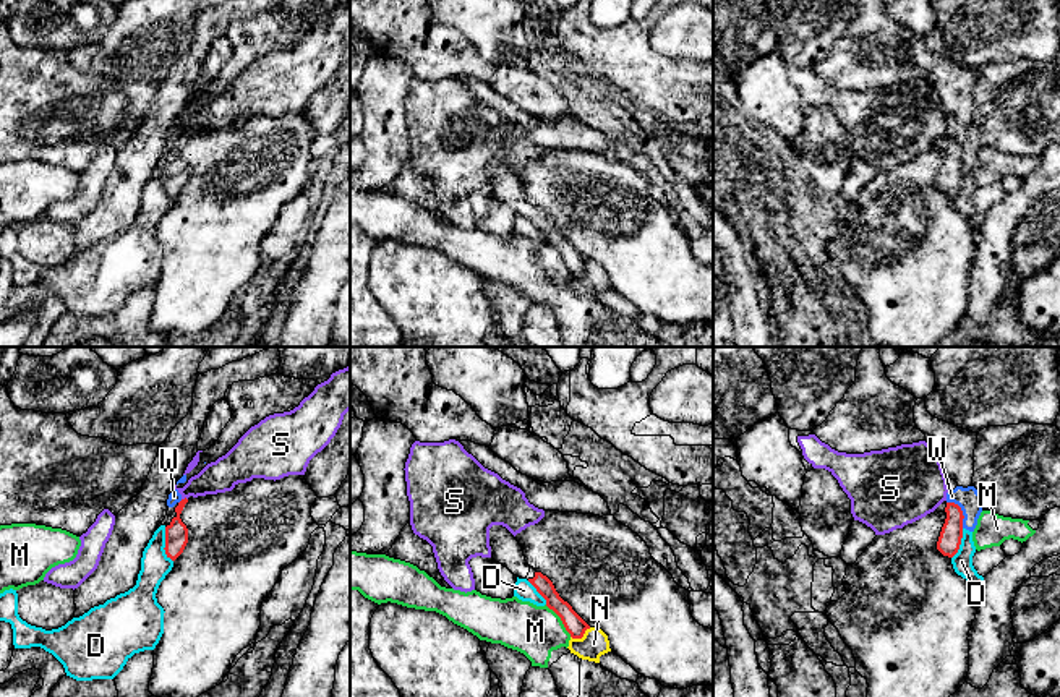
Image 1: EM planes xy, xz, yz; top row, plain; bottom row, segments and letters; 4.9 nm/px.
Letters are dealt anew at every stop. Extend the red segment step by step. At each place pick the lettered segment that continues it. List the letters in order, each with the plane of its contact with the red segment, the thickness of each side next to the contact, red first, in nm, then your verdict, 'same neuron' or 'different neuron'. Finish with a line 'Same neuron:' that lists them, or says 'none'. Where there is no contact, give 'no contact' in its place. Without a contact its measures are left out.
D: meets red in xy; 110 nm thick on the red side, 140 nm on the other; different neuron
M: meets red in xz; 100 nm thick on the red side, 260 nm on the other; different neuron
N: meets red in xz; 100 nm thick on the red side, 140 nm on the other; different neuron
S: meets red in xy; 110 nm thick on the red side, 160 nm on the other; different neuron
W: meets red in yz; 110 nm thick on the red side, 110 nm on the other; different neuron
Same neuron: none

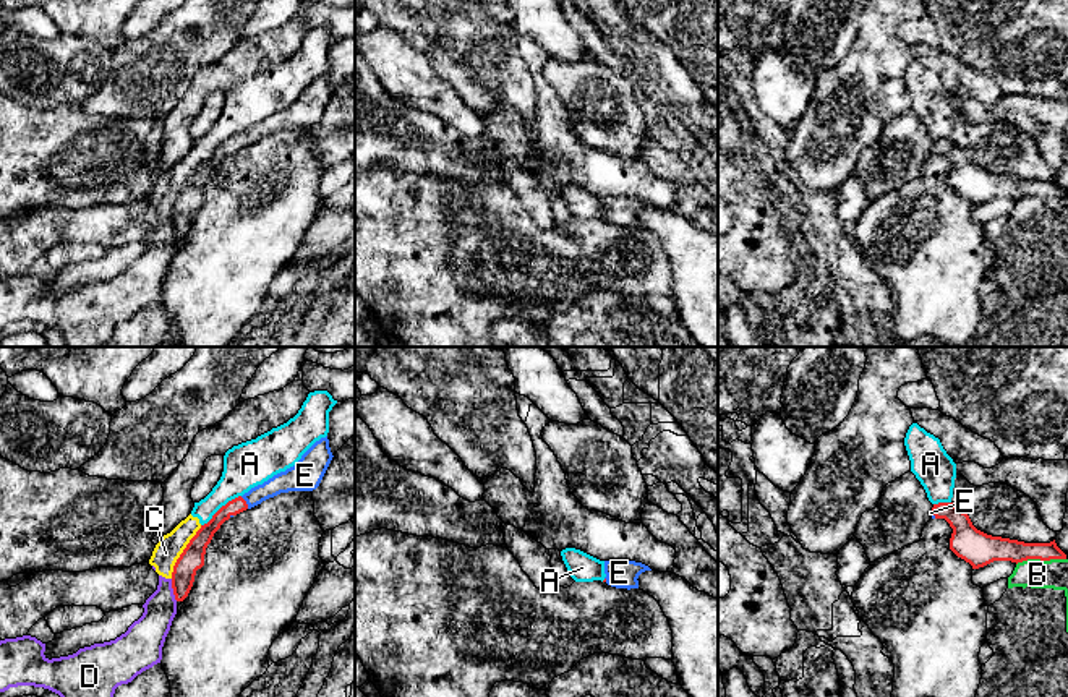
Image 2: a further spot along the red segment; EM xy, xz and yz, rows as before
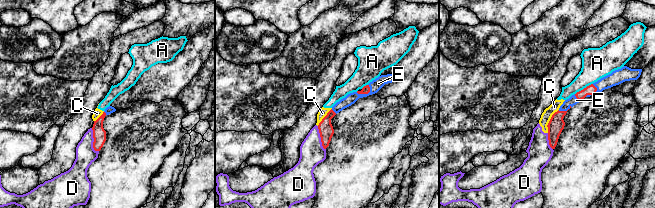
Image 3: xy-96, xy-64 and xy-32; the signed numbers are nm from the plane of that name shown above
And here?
A: meets red in xy; 100 nm thick on the red side, 220 nm on the other; different neuron
B: meets red in yz; 130 nm thick on the red side, 140 nm on the other; different neuron
C: meets red in xy; 120 nm thick on the red side, 130 nm on the other; different neuron
D: meets red in xy; 120 nm thick on the red side, 170 nm on the other; different neuron
E: meets red in xy; 80 nm thick on the red side, 110 nm on the other; same neuron
Same neuron: E

